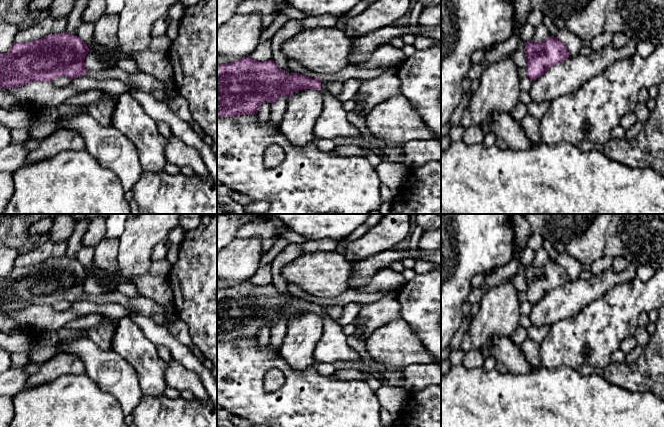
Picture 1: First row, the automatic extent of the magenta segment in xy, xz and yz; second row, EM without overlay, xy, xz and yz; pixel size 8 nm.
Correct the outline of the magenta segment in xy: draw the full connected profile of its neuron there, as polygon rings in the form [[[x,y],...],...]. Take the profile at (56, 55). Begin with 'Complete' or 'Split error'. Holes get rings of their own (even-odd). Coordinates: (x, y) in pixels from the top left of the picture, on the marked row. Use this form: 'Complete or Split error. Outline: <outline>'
Complete. Outline: [[[67,32],[48,34],[32,42],[14,42],[7,53],[0,54],[0,88],[52,82],[63,76],[71,80],[83,77],[88,52],[79,37]]]

